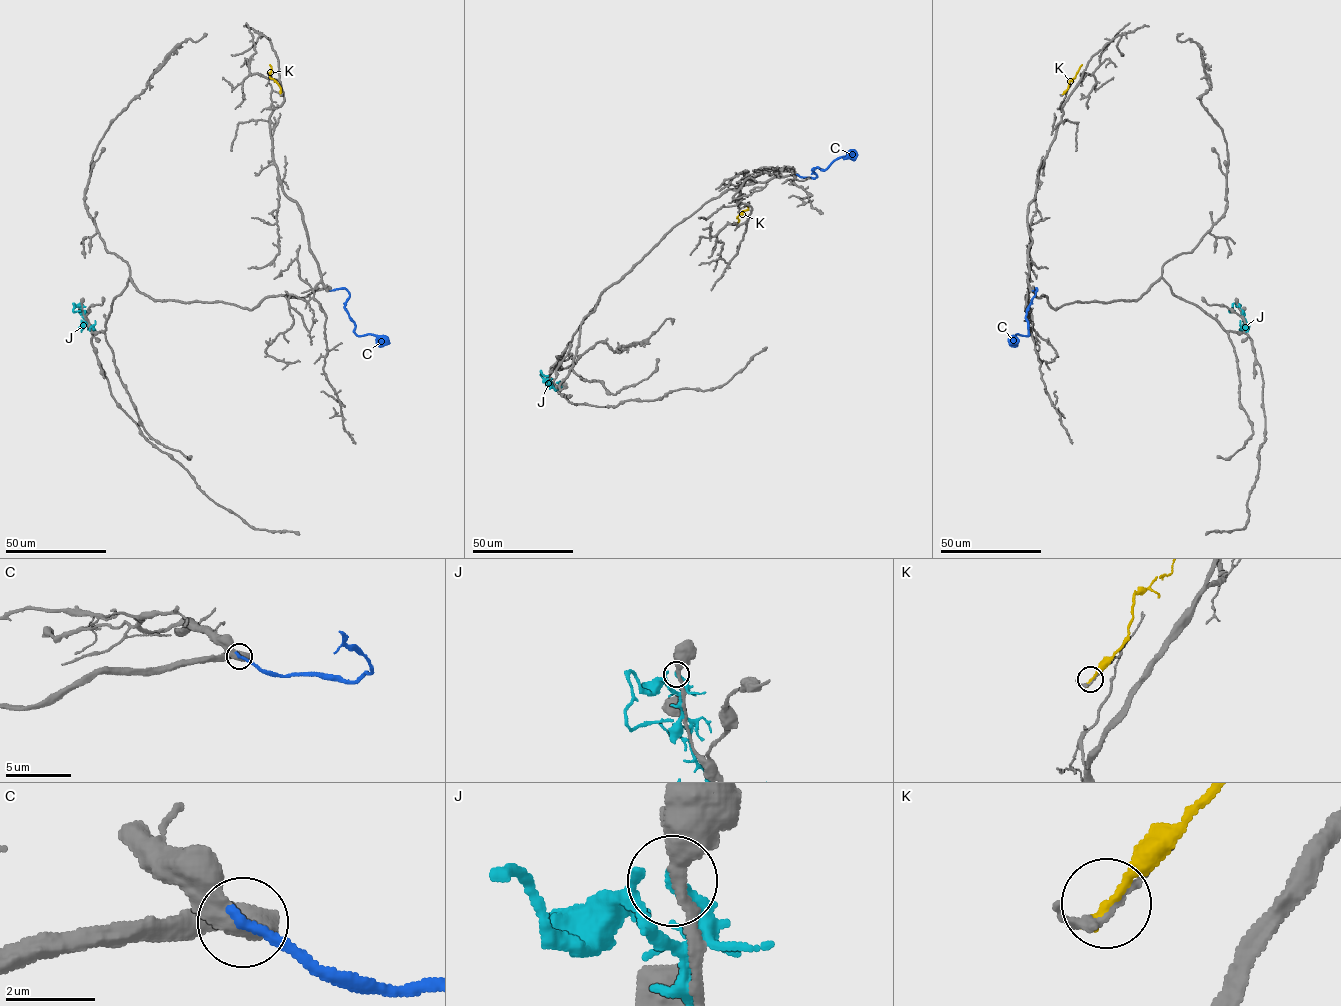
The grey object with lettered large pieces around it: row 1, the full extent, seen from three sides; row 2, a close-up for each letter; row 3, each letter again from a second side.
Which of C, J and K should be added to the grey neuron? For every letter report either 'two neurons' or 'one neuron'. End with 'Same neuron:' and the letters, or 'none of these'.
C: one neuron
J: two neurons
K: two neurons
Same neuron: C

